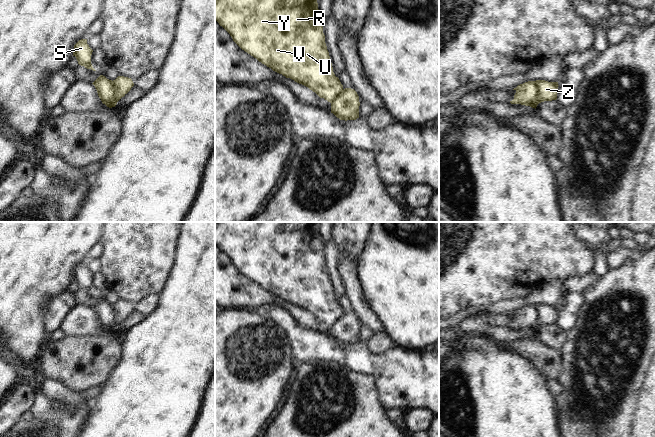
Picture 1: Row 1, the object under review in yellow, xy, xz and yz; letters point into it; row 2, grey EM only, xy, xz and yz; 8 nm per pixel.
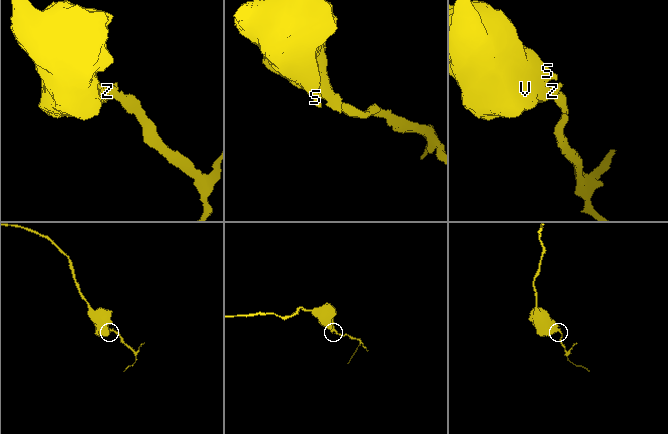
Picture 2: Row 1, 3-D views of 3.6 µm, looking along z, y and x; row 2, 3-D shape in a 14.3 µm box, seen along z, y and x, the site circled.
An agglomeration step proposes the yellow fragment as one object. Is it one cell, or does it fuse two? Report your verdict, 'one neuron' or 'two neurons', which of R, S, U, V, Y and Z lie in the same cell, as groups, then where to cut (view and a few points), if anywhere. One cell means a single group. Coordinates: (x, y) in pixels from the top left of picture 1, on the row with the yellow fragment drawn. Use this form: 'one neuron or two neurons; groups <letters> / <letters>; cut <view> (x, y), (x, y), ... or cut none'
two neurons; groups R S U V Y / Z; cut yz (534, 81), (537, 87), (538, 103)

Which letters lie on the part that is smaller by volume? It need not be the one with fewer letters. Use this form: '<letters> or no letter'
Z

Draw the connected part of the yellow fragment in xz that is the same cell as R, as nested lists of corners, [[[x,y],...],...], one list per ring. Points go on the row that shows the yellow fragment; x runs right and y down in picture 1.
[[[215,0],[215,20],[242,50],[273,71],[308,87],[320,98],[331,103],[343,91],[333,72],[317,0]]]

